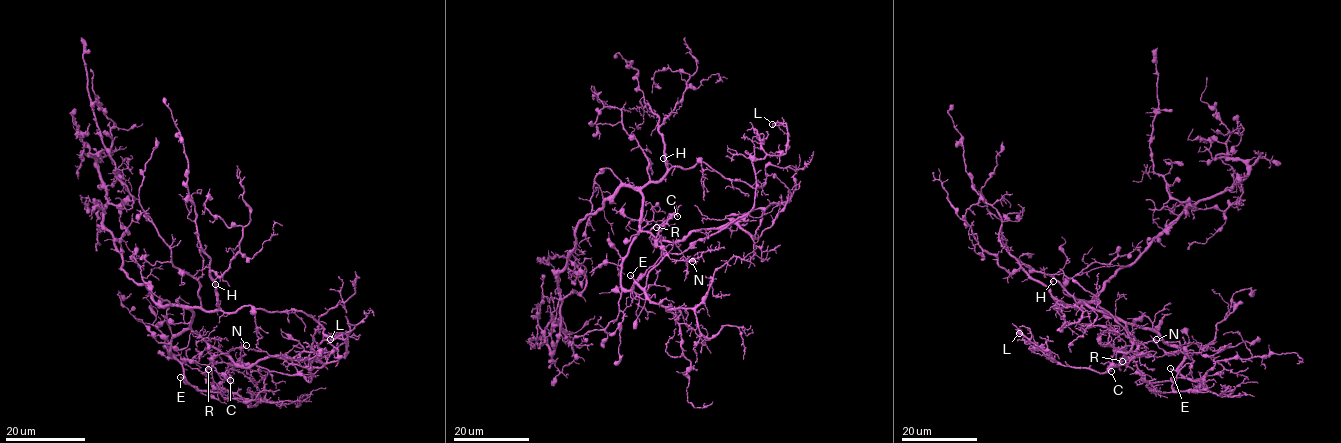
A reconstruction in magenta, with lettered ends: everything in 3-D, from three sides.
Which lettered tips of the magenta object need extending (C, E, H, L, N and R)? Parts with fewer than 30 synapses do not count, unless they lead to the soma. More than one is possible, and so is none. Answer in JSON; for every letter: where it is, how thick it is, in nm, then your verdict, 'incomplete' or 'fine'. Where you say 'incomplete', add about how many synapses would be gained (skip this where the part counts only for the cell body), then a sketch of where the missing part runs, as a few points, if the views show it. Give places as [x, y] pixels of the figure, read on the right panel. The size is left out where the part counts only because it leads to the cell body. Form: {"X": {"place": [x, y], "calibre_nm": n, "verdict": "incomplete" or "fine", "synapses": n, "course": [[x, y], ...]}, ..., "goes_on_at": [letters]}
{"C": {"place": [1111, 371], "calibre_nm": 180, "verdict": "fine"}, "E": {"place": [1170, 368], "calibre_nm": 200, "verdict": "incomplete", "course": [[1170, 368], [1182, 353], [1207, 344], [1228, 329], [1265, 326], [1266, 324]]}, "H": {"place": [1053, 281], "calibre_nm": 150, "verdict": "fine"}, "L": {"place": [1019, 333], "calibre_nm": 130, "verdict": "fine"}, "N": {"place": [1156, 339], "calibre_nm": 200, "verdict": "fine"}, "R": {"place": [1122, 361], "calibre_nm": 150, "verdict": "fine"}, "goes_on_at": ["E"]}

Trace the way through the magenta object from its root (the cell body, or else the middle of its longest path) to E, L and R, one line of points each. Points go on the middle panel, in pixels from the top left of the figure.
E: (604, 201), (621, 186), (642, 197), (640, 227), (622, 262), (627, 290), (630, 275)
L: (604, 201), (634, 187), (640, 229), (670, 242), (727, 227), (753, 206), (752, 162), (785, 153), (772, 124)
R: (604, 201), (621, 186), (642, 197), (640, 227), (622, 262), (626, 289), (661, 254), (656, 227)

